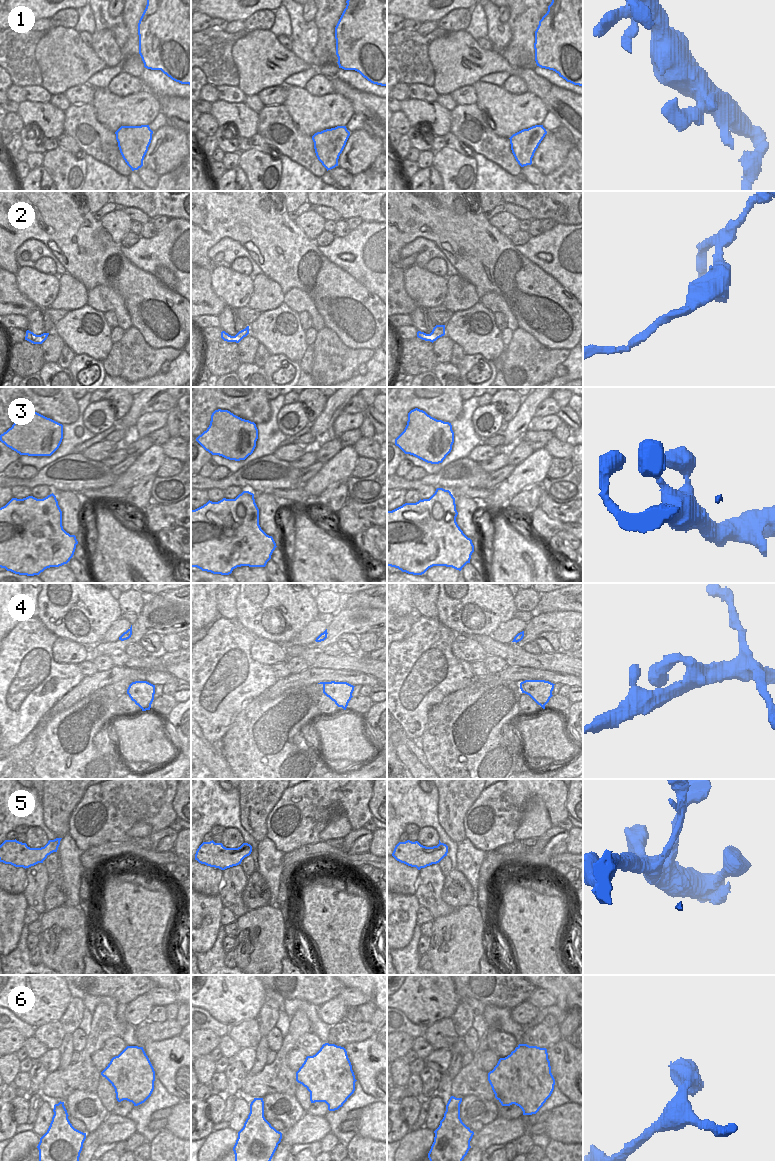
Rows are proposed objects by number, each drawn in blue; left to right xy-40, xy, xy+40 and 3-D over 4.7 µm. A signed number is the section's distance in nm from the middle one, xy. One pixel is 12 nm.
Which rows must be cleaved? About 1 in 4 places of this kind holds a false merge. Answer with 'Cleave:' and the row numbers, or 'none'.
Cleave: none

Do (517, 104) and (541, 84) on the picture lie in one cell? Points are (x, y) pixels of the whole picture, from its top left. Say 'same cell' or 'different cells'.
different cells

